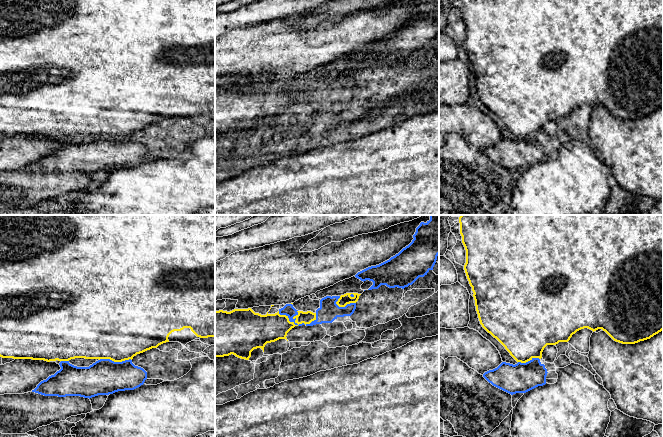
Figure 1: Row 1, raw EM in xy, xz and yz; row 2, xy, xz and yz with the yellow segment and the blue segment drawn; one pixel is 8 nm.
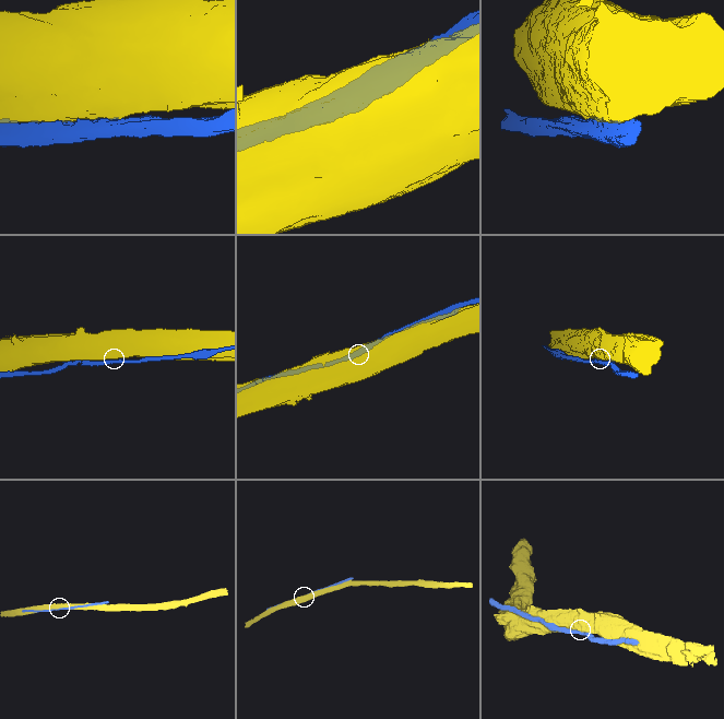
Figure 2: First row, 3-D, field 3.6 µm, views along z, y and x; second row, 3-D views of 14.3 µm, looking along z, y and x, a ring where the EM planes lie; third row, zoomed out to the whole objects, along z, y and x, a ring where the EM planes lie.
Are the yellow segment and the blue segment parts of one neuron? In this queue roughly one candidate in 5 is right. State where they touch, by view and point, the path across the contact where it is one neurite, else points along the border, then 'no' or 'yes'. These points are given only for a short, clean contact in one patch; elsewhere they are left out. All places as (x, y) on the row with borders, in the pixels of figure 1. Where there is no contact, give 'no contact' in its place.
xz (296, 322) | no

